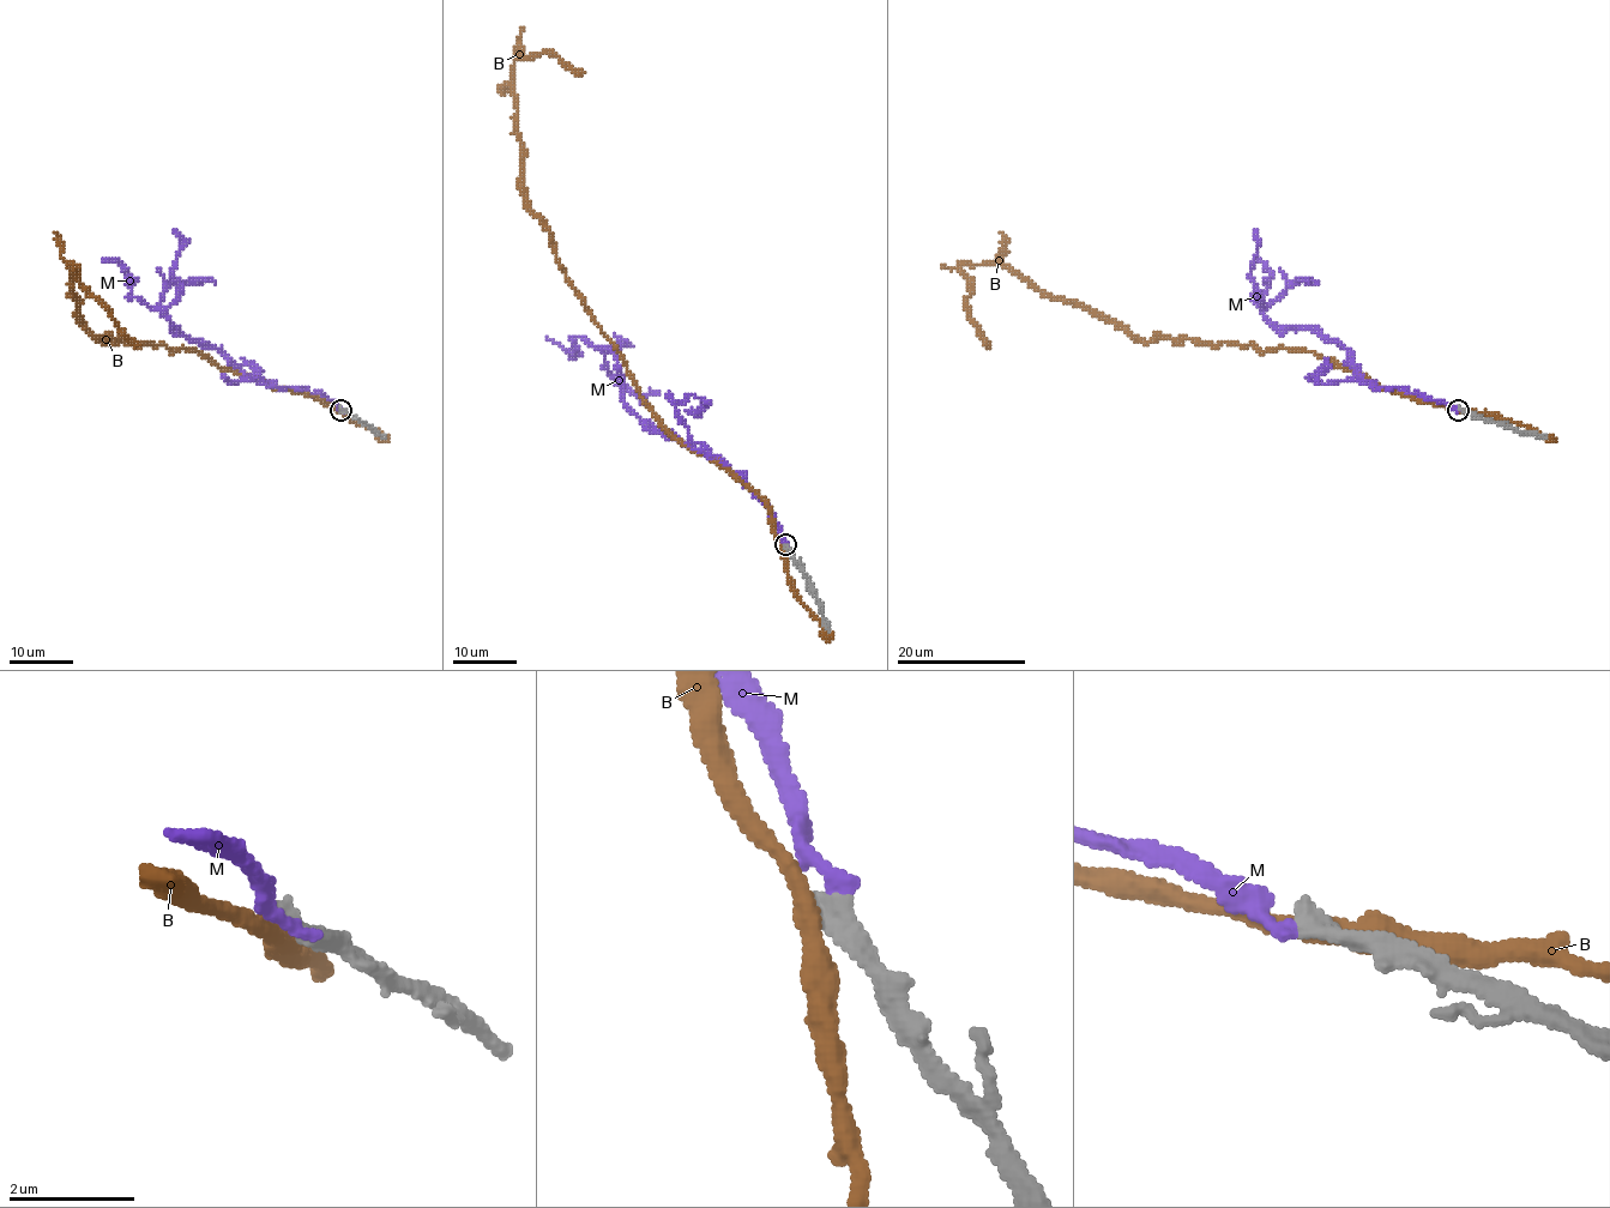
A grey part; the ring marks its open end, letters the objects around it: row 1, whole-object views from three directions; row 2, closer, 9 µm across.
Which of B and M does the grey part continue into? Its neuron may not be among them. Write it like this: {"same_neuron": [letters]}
{"same_neuron": ["M"]}

